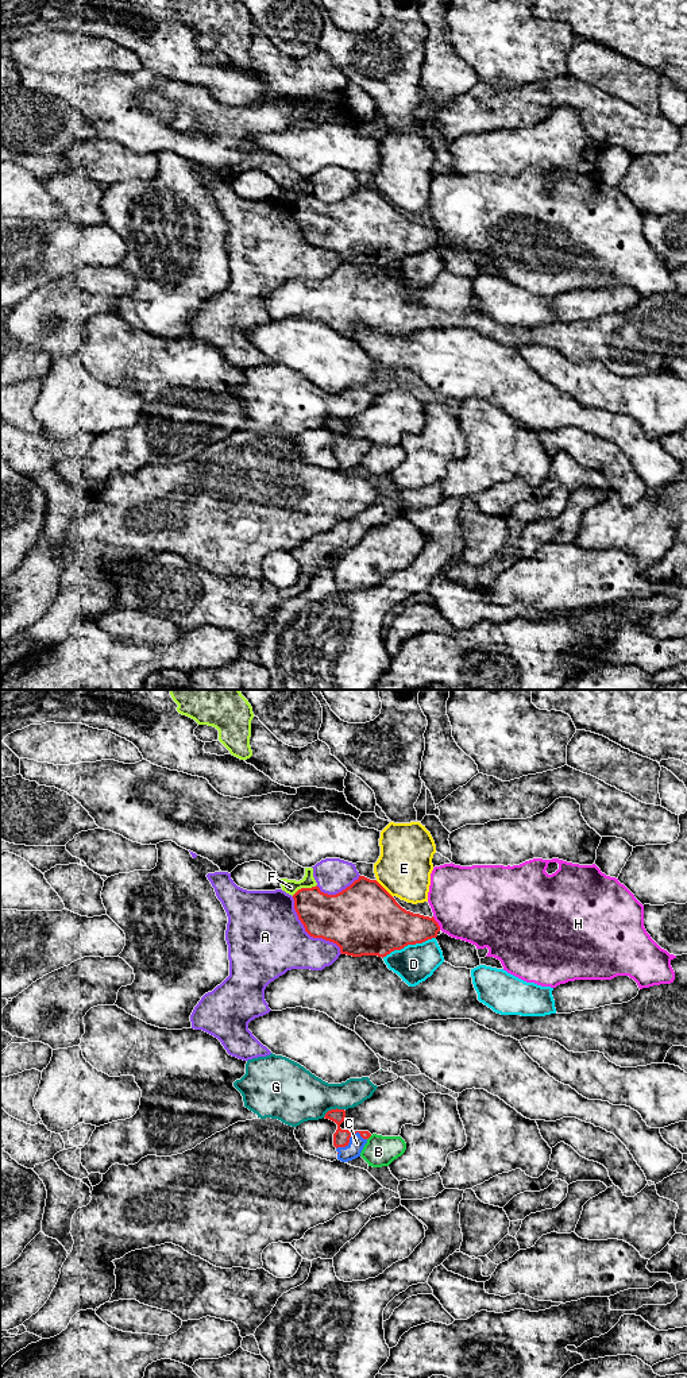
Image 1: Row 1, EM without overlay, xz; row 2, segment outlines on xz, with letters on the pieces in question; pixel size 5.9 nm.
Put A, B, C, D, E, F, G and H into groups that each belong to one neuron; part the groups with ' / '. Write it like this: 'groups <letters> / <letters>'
groups A / B / C / D / E / F / G / H

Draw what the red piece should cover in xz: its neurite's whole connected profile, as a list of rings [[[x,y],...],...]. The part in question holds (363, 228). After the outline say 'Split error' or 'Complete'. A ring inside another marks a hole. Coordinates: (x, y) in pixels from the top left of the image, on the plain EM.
[[[359,185],[336,204],[324,202],[316,194],[298,198],[293,208],[298,228],[310,246],[333,251],[340,256],[341,263],[352,266],[378,265],[383,267],[408,254],[436,247],[440,240],[433,225],[406,220],[377,189],[364,185]]]. Complete

